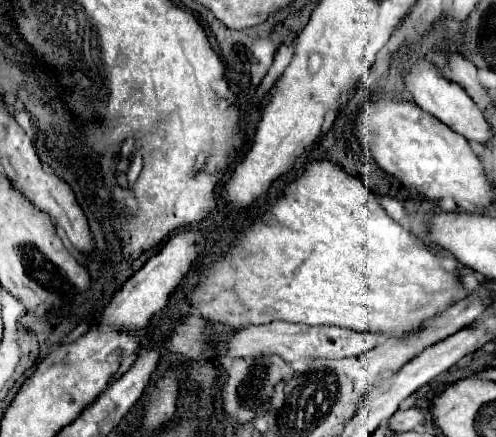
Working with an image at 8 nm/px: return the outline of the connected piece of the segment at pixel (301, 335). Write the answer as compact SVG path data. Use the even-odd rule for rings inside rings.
M271 322L267 326L249 326L241 332L237 332L229 340L229 354L231 358L247 358L247 356L265 356L265 354L277 354L285 362L299 360L303 356L319 356L319 358L347 358L347 356L359 356L359 352L365 352L373 348L381 336L375 336L373 332L351 332L351 328L335 328L335 326L307 326L307 324L287 324L287 322Z

